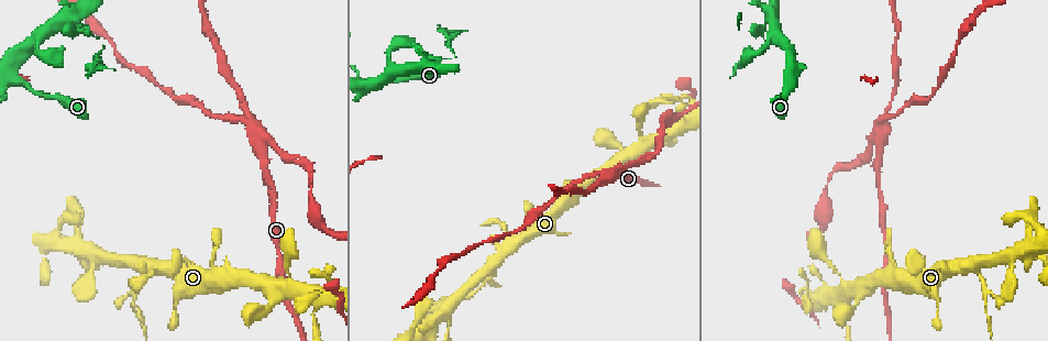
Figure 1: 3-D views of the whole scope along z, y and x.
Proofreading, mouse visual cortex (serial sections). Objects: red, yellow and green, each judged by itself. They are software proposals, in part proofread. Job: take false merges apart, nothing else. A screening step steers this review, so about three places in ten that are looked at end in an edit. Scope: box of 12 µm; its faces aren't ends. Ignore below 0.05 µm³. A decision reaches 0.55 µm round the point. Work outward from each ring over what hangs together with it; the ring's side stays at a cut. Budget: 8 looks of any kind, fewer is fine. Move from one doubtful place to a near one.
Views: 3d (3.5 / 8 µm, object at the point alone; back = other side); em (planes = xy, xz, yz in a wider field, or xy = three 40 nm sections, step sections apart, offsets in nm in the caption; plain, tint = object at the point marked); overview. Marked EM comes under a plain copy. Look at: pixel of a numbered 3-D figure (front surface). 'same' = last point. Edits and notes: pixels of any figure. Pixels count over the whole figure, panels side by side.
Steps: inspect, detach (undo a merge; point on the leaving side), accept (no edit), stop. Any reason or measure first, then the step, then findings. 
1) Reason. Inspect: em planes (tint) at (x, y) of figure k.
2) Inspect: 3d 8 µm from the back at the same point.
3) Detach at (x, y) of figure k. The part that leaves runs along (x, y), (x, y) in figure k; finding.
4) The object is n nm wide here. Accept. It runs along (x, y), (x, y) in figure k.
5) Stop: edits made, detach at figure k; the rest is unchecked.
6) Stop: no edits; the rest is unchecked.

Thick turns thin. Inspect: 3d 3.5 µm at (880, 143) of figure 1.

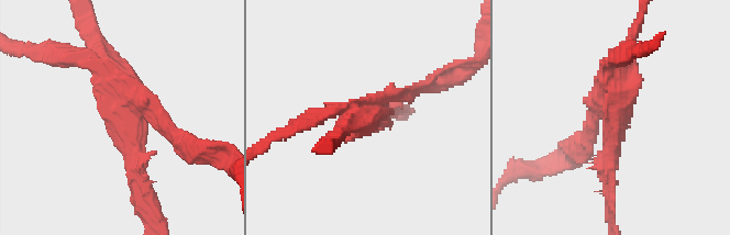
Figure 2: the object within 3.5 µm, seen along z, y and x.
4 arms meet here; the arms are 200, 250, 250, 250 nm wide. Inspect: em planes (tint) at (124, 112) of figure 2.

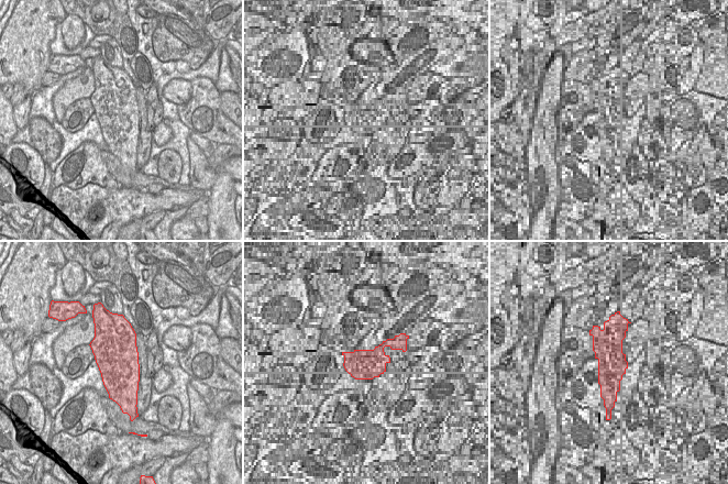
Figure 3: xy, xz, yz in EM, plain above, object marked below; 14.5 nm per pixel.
Inspect: em xy step 5 (tint) at the same point.

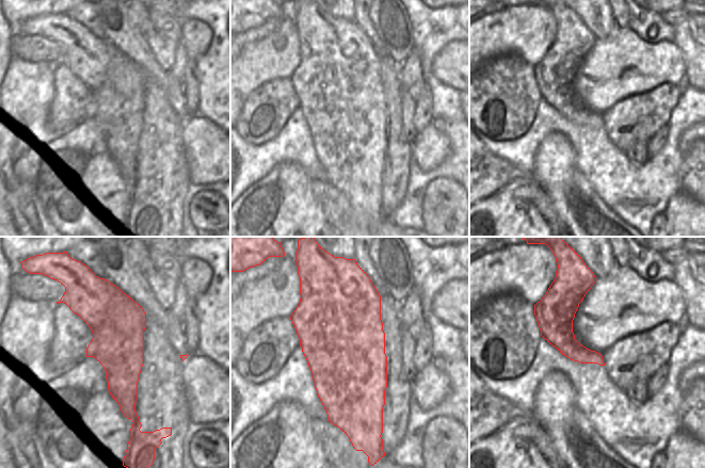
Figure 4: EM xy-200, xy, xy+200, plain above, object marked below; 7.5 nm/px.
Detach at (55, 58) of figure 2. The part that leaves runs along (99, 68), (79, 54), (29, 51) in figure 2; two cells meet here.

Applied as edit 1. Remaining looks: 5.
Side arm on a straight run. Inspect: 3d 3.5 µm at (970, 264) of figure 1.

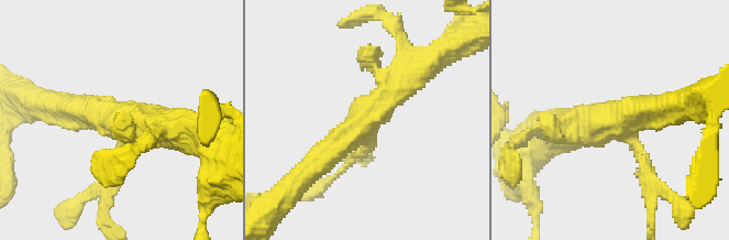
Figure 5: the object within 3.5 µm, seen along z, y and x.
3 arms meet here; the arms are 200, 400, 500 nm wide; need the tissue. Inspect: em planes (tint) at (361, 123) of figure 5.

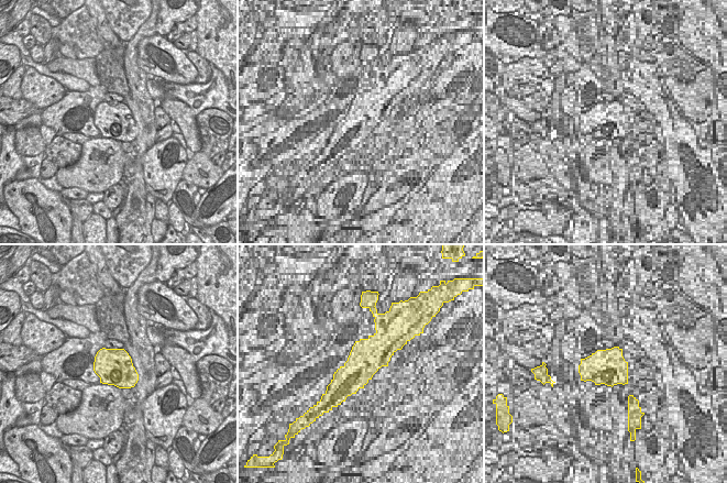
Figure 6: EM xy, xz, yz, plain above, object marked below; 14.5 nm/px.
Detach at (365, 161) of figure 5. A second cell is stuck on.

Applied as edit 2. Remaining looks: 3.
Redraw. Inspect: overview.

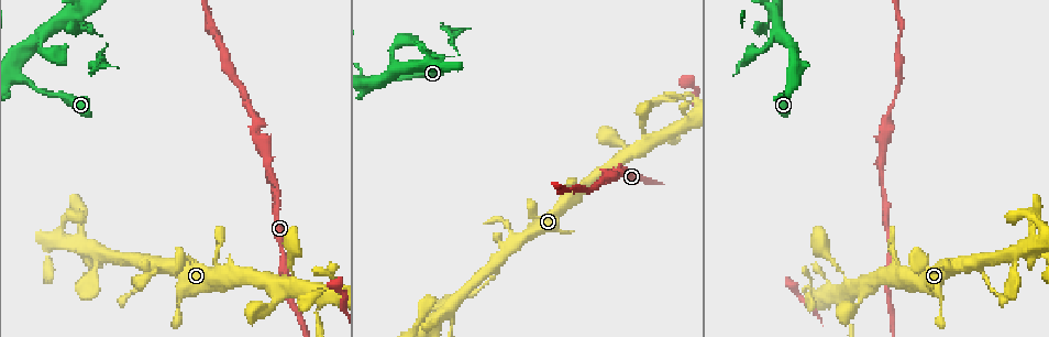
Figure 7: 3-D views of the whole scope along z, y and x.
Side arm on a straight run. Inspect: 3d 3.5 µm at (76, 14) of figure 7.

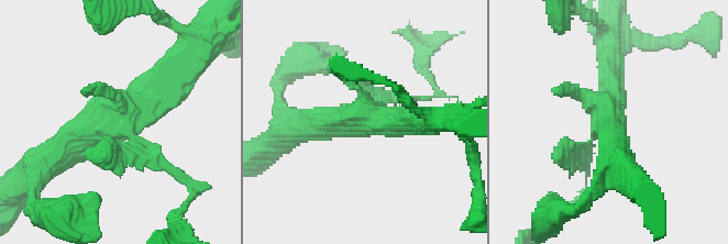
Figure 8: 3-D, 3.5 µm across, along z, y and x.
Now the EM. Inspect: em xy step 3 (tint) at (368, 118) of figure 8.

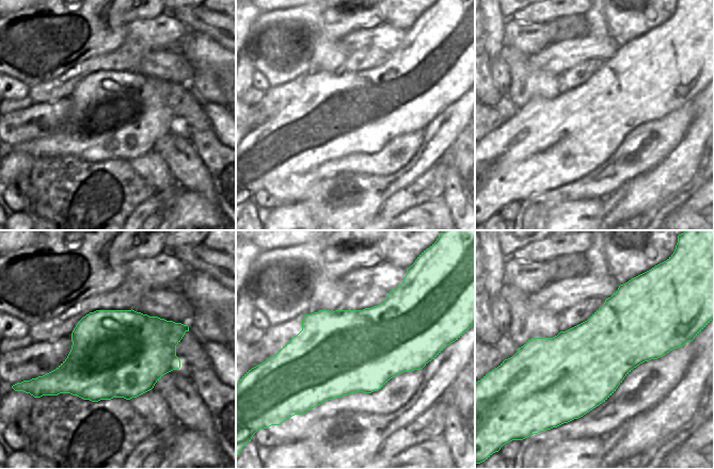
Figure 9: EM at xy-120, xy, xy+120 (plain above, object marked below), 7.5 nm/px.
Detach at (160, 165) of figure 8. Two cells meet here.

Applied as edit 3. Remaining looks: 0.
Stop: edits made, detach at figure 2, detach at figure 5, detach at figure 8; the rest is unchecked.

